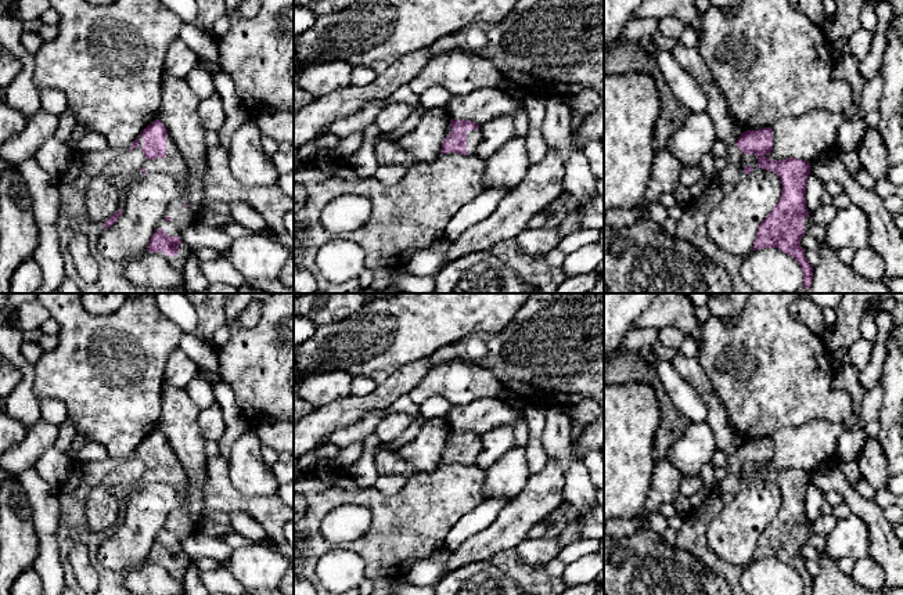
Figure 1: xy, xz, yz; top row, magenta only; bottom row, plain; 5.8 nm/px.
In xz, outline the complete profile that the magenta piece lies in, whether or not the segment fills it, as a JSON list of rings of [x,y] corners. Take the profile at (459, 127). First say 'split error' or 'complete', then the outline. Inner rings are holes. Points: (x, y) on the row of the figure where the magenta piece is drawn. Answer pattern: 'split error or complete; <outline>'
split error; [[[450,119],[449,133],[442,144],[442,154],[474,155],[481,138],[482,133],[478,123]]]

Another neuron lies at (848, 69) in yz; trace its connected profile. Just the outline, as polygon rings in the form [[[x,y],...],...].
[[[843,54],[842,60],[834,66],[834,77],[846,82],[852,87],[855,98],[861,95],[866,80],[857,58]]]

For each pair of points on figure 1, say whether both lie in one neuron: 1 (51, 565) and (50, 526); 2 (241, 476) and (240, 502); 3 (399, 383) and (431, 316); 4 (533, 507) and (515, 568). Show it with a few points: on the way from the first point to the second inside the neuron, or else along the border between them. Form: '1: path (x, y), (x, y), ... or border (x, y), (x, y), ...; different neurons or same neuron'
1: path (49, 555), (49, 536); same neuron
2: border (227, 461), (230, 482), (243, 494), (272, 496); different neurons
3: border (428, 357), (400, 365), (382, 382); different neurons
4: border (513, 548), (499, 551), (488, 559); different neurons

